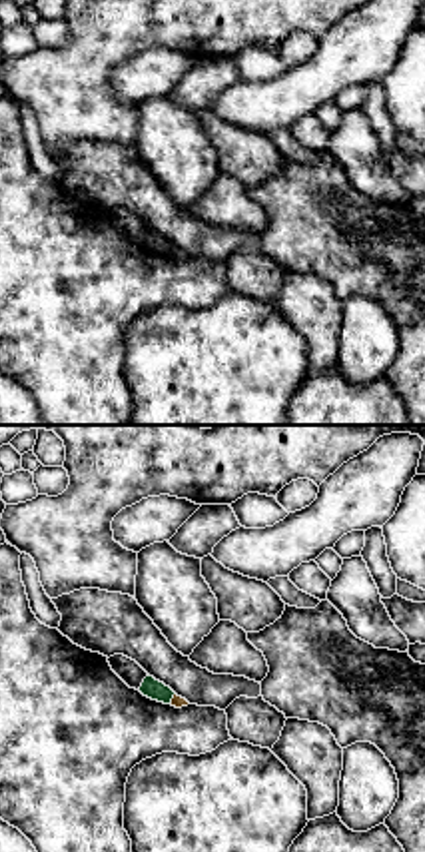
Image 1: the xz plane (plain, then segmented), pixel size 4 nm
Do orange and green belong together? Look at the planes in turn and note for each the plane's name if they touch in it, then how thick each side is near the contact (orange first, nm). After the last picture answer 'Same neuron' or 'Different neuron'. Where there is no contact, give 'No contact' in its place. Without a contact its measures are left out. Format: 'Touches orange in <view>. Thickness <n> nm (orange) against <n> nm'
Touches orange in xz. Thickness 50 nm (orange) against 80 nm

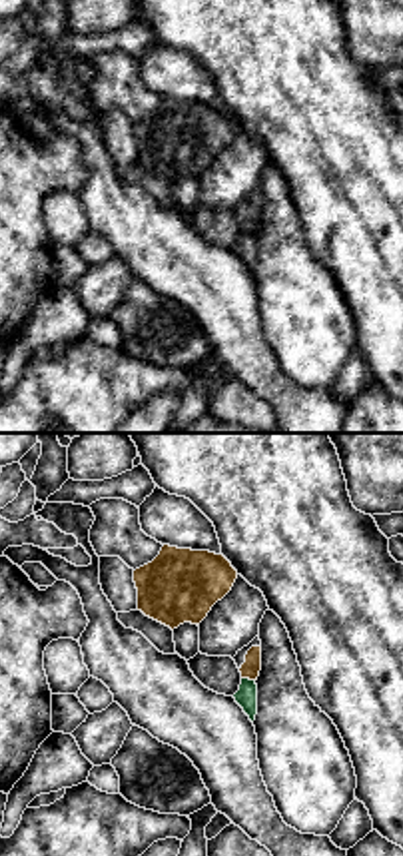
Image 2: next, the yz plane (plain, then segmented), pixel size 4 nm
Touches orange in yz. Thickness 80 nm (orange) against 90 nm

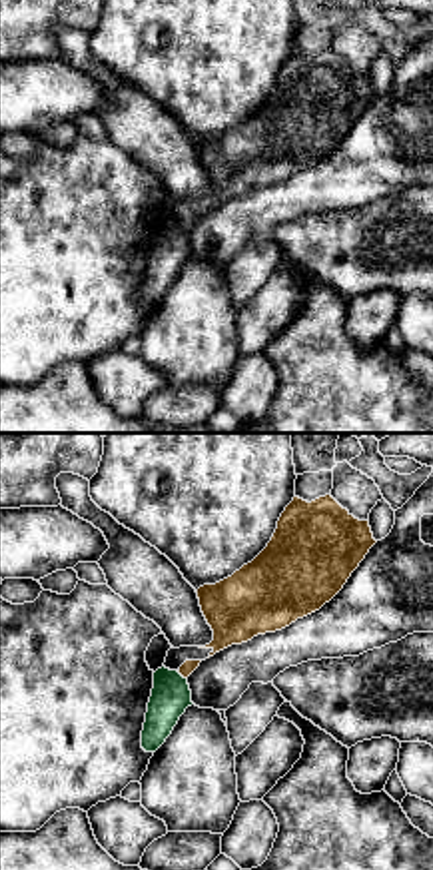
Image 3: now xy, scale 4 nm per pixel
Touches orange in xy. Thickness 60 nm (orange) against 160 nm

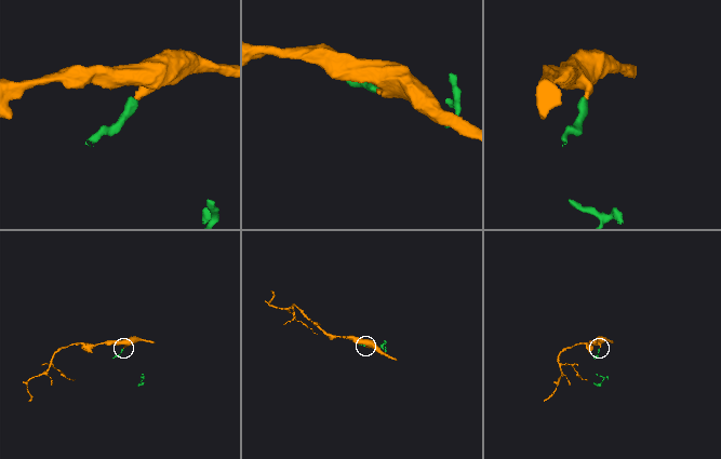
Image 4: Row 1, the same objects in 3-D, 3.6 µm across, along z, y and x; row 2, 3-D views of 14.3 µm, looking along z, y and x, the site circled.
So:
Different neuron

